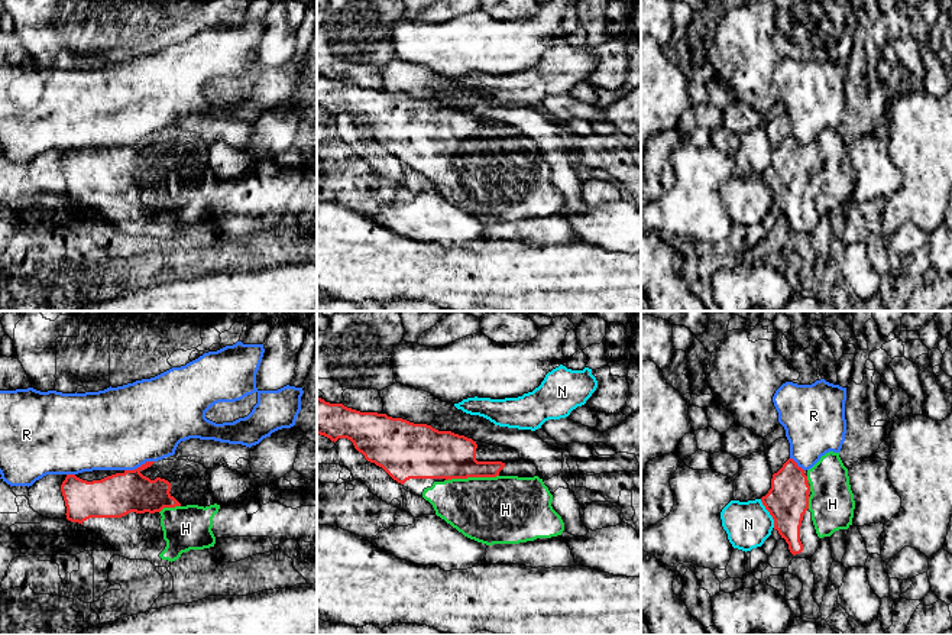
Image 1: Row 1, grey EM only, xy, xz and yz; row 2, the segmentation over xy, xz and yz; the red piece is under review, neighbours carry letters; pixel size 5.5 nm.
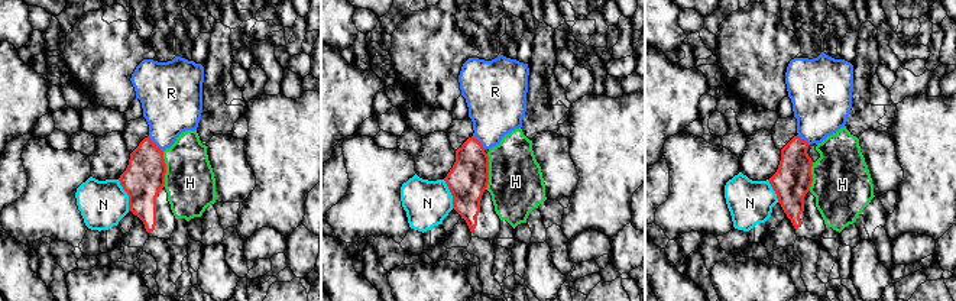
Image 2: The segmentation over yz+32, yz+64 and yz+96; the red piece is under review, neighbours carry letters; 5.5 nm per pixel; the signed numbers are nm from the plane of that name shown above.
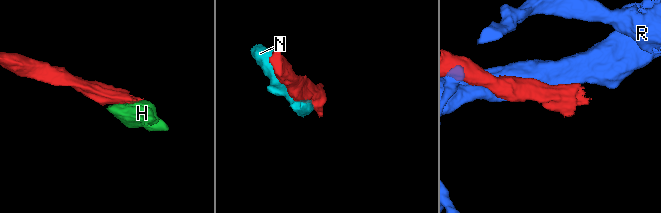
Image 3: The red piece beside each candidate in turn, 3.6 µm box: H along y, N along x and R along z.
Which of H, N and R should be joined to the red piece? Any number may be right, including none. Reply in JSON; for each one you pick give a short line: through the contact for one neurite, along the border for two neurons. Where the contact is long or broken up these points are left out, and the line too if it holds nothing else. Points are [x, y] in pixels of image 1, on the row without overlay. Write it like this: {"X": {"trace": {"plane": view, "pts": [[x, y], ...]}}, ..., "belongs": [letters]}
{"H": {"trace": {"plane": "xz", "pts": [[433, 130], [449, 132], [472, 152], [502, 185]]}}, "belongs": ["H"]}

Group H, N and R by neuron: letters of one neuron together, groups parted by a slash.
H / N / R

